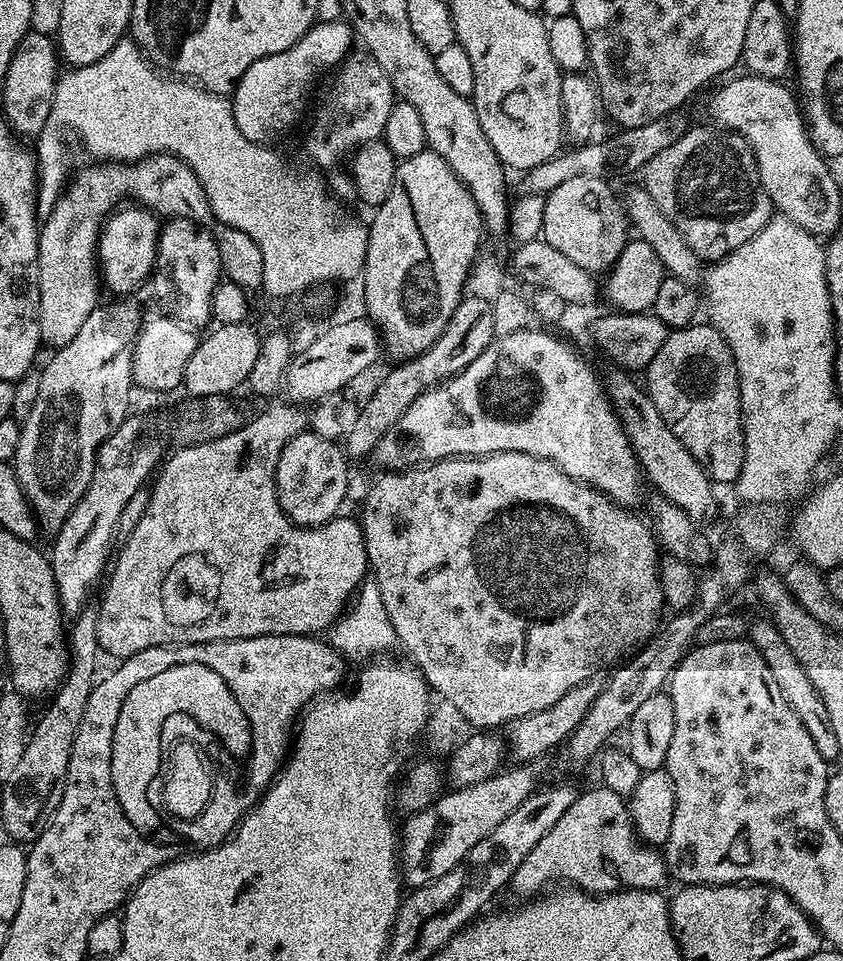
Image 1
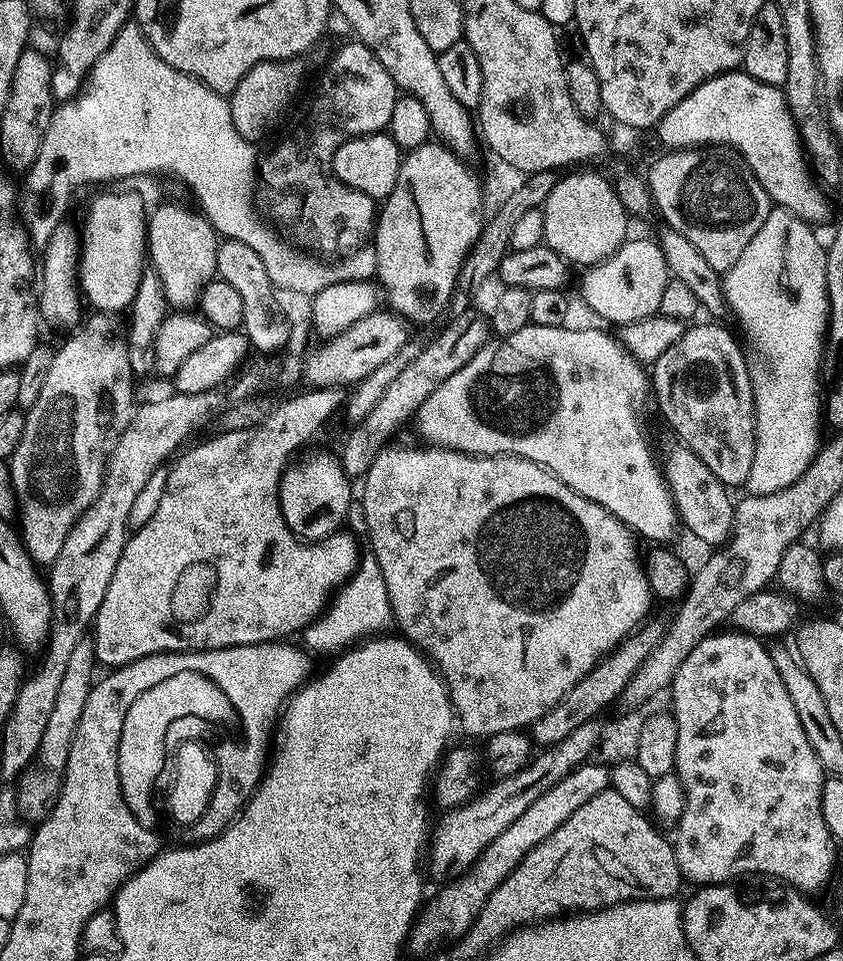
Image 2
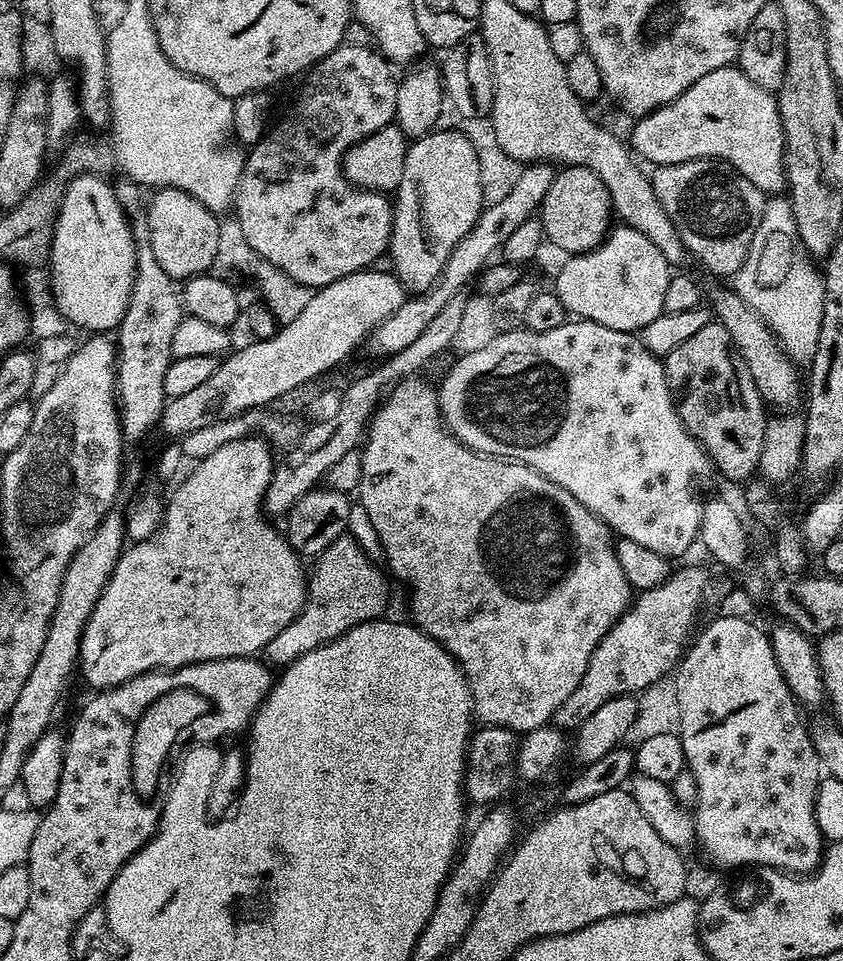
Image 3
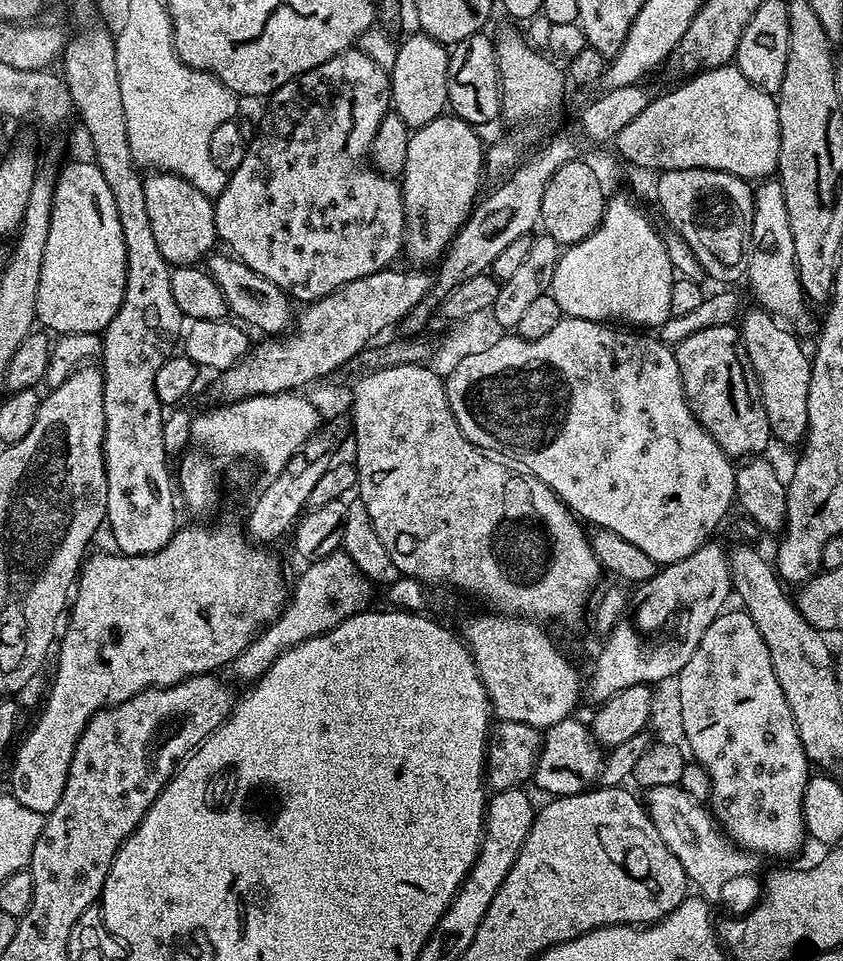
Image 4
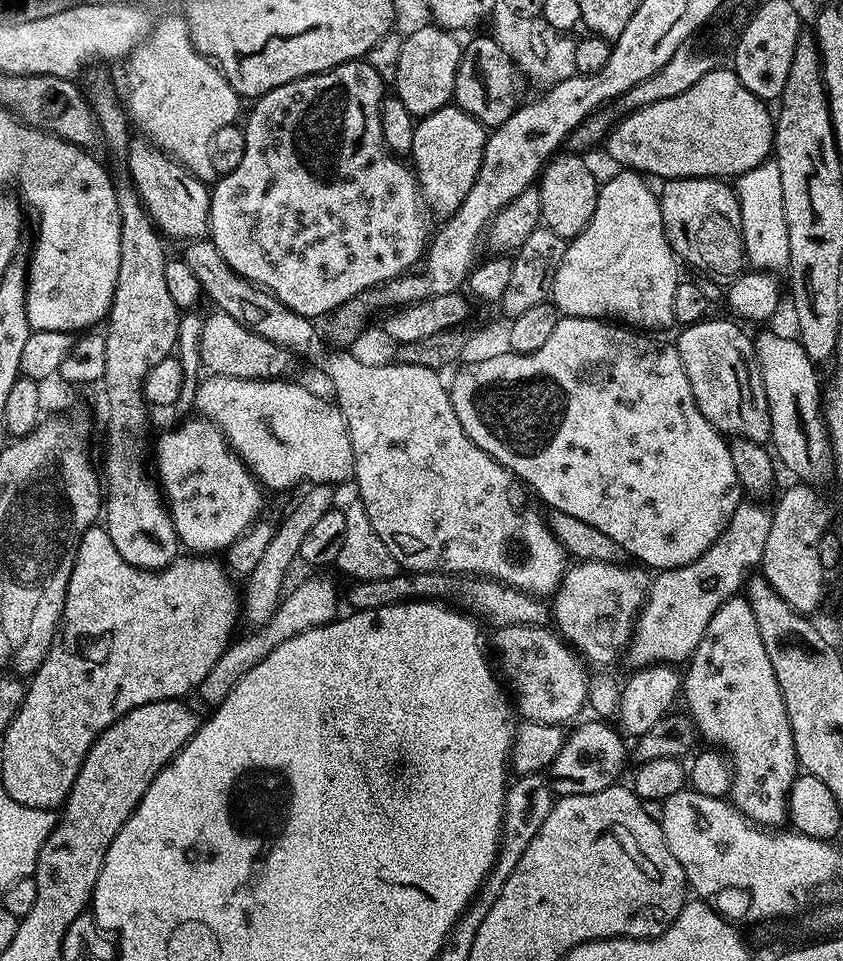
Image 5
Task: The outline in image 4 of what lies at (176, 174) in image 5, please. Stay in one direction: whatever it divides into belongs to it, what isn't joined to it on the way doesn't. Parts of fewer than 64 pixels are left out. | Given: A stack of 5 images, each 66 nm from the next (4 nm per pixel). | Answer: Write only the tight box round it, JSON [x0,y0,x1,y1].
[143,171,218,266]

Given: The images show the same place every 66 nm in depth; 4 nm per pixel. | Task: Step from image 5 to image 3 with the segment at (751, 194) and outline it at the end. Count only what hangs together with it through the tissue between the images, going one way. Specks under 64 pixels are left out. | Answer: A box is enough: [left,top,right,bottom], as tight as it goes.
[734,195,824,366]

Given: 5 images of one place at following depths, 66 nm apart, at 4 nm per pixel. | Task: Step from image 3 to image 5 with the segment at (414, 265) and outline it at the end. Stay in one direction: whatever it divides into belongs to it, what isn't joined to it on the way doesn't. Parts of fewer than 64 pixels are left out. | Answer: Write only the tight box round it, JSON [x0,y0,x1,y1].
[410,106,485,217]

